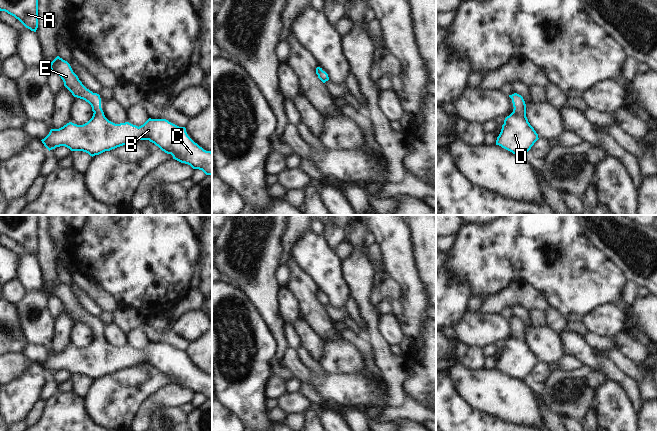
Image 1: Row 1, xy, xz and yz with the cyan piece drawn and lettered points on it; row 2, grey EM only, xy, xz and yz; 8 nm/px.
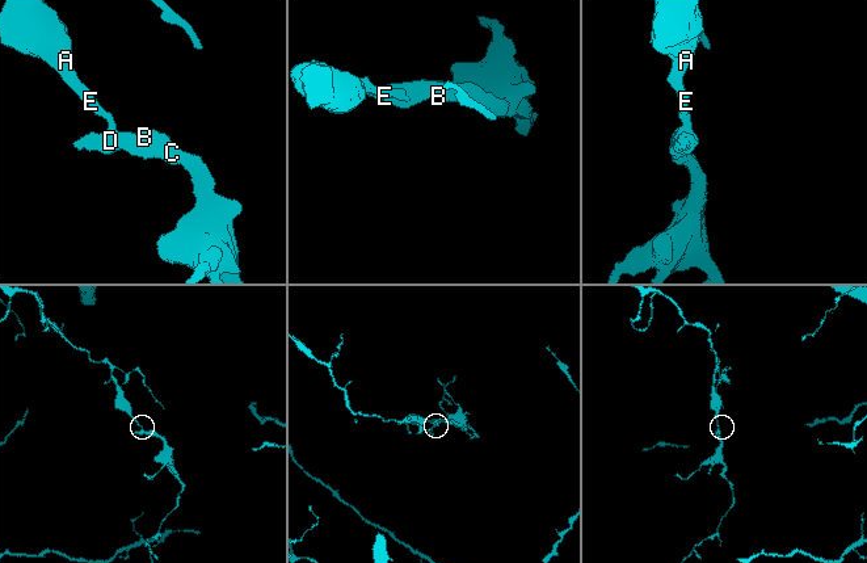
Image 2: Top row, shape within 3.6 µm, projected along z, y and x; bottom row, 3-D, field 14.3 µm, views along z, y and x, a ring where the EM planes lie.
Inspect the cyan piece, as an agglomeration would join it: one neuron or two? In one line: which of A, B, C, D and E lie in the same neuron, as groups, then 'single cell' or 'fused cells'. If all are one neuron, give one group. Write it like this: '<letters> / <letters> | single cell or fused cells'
A B C D E | single cell

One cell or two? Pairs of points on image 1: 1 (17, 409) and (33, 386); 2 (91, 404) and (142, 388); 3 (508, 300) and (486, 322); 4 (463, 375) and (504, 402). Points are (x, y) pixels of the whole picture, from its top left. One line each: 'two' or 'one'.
1: one
2: one
3: two
4: one

